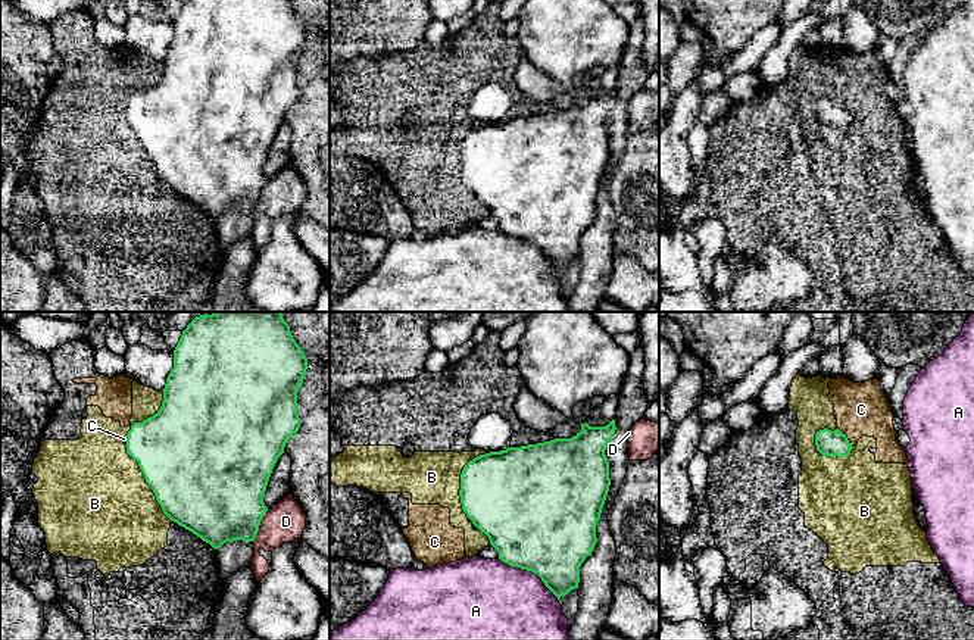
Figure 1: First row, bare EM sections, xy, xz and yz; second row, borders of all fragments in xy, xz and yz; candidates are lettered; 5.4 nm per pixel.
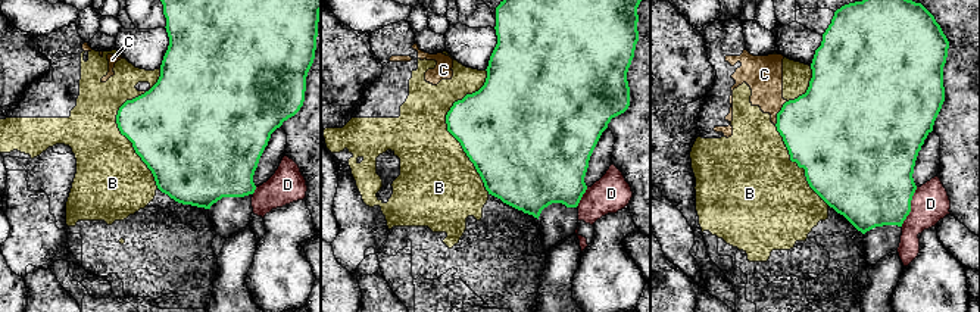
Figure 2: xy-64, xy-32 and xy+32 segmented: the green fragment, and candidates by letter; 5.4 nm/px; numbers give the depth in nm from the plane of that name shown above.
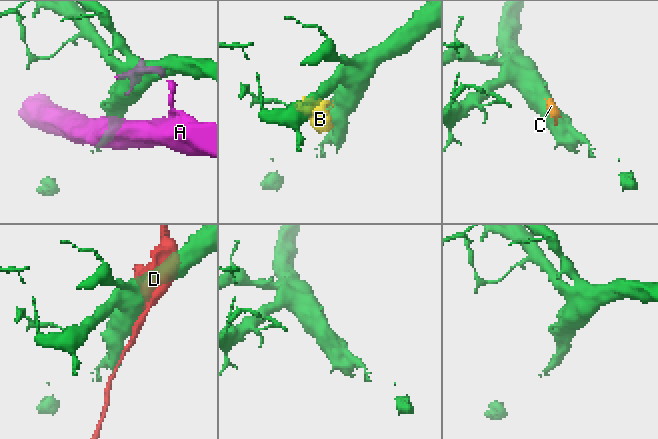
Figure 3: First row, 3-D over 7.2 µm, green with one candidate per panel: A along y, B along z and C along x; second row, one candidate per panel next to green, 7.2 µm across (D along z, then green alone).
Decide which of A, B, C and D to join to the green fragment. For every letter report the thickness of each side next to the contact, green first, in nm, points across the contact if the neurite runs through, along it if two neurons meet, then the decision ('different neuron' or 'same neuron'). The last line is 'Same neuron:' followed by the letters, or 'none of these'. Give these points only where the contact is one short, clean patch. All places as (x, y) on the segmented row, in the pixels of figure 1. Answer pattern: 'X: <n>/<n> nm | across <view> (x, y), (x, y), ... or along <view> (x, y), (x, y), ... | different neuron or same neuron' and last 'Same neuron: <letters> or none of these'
A: 500/420 nm | different neuron
B: 140/460 nm | different neuron
C: 140/280 nm | along yz (837, 427), (852, 446) | different neuron
D: 460/220 nm | different neuron
Same neuron: none of these

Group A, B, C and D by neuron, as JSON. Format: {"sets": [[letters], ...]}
{"sets": [["A"], ["B", "C"], ["D"]]}

